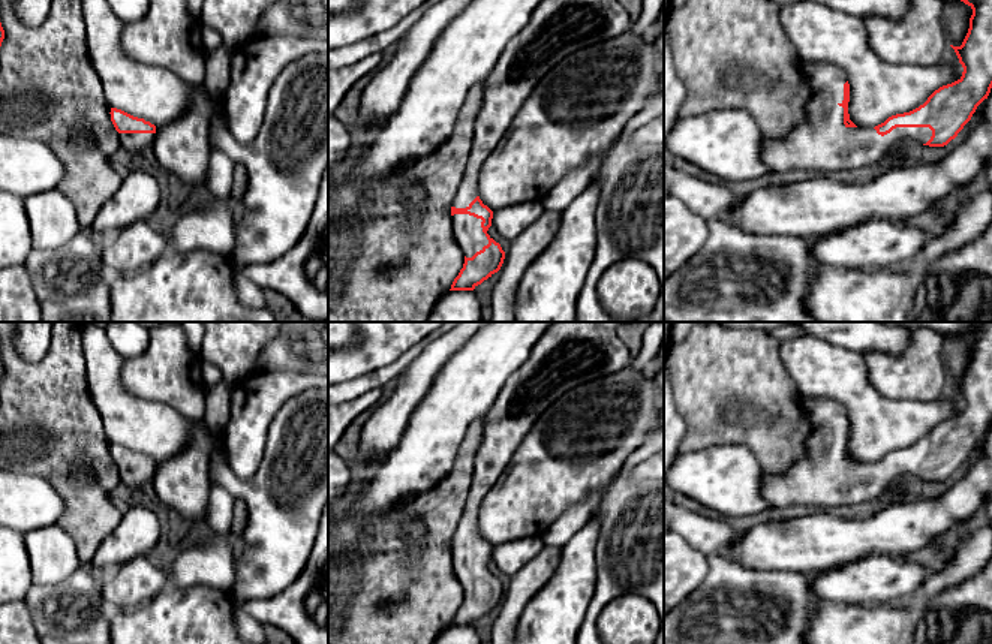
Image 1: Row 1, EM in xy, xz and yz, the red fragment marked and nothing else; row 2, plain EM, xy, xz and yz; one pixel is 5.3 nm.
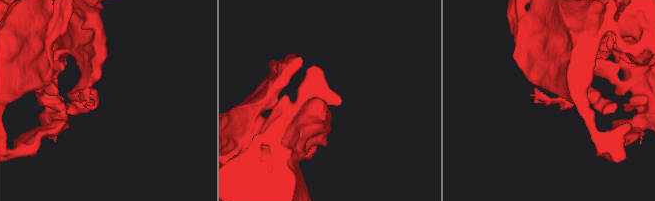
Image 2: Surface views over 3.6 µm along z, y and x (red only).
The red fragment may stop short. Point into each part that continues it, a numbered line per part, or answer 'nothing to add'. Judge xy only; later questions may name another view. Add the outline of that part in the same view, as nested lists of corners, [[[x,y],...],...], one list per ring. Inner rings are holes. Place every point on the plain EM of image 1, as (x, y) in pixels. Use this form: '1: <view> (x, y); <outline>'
1: xy (135, 478); [[[120,469],[120,481],[130,487],[135,494],[139,493],[142,485],[153,481],[154,469]]]

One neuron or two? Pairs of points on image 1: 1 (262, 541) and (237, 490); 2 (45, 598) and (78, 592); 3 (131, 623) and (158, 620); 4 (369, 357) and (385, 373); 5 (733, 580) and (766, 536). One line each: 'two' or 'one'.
1: one
2: one
3: one
4: two
5: two

